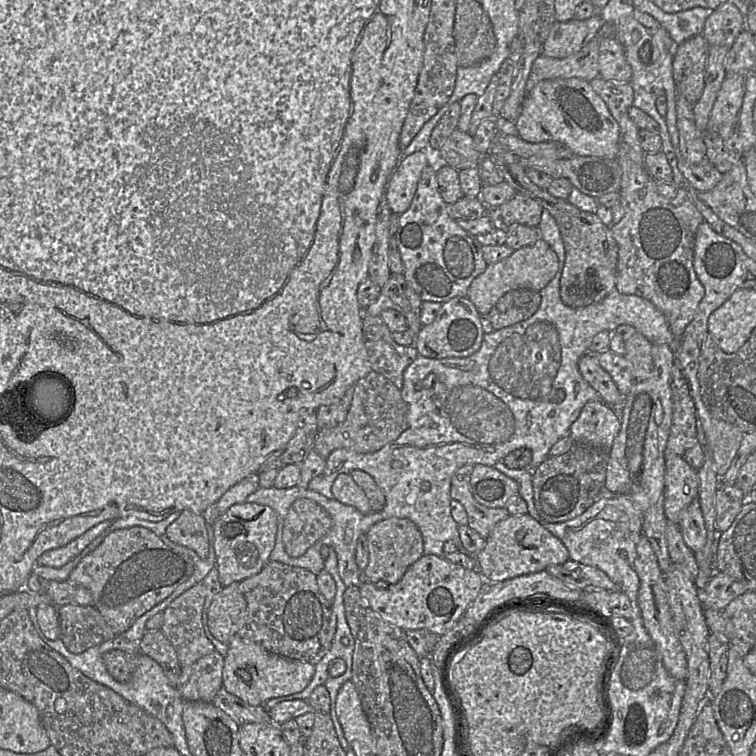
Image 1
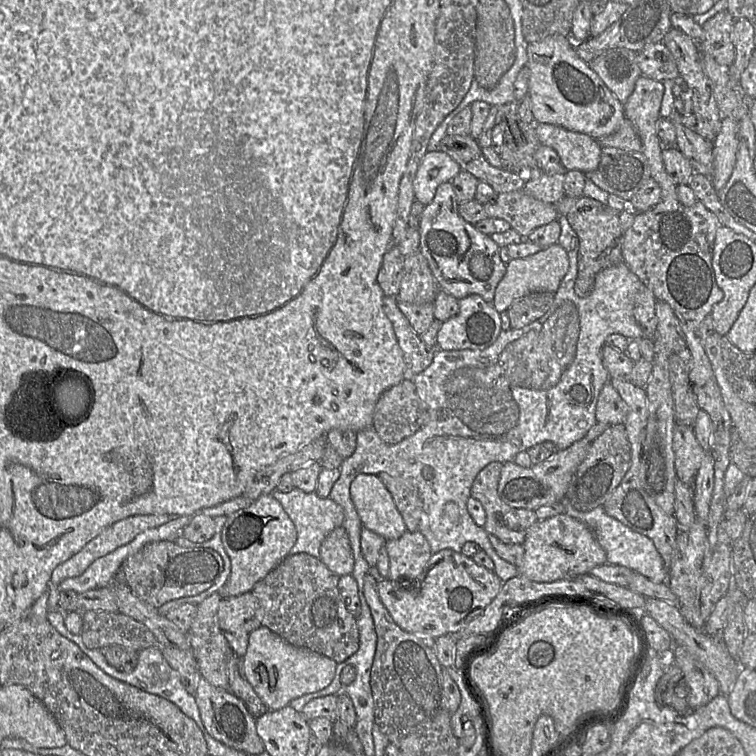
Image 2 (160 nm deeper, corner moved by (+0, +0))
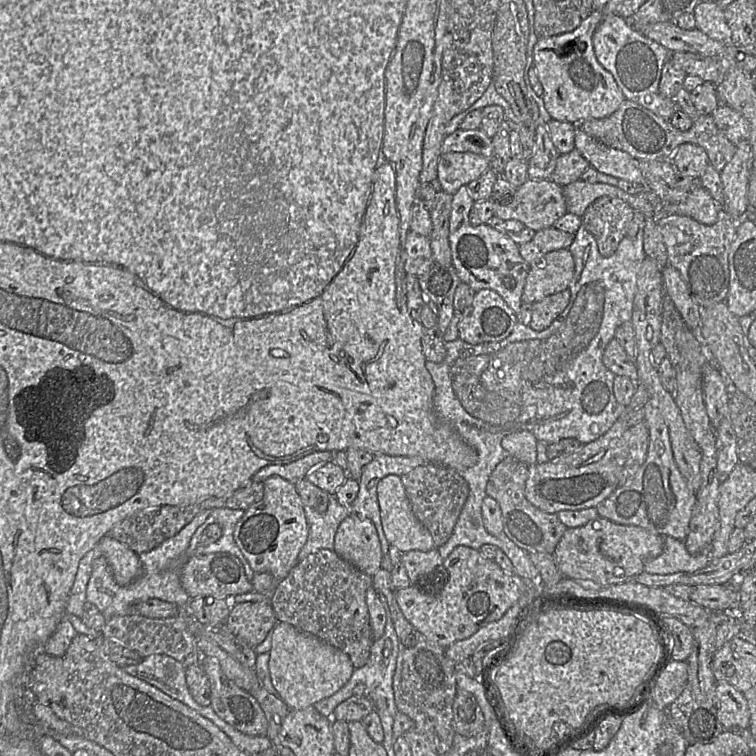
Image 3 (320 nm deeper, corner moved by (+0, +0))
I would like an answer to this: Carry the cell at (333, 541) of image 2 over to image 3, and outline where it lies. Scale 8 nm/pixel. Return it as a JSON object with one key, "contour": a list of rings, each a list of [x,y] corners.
{"contour":[[[350,513],[339,525],[333,550],[346,562],[367,575],[381,569],[381,542],[375,524]]]}

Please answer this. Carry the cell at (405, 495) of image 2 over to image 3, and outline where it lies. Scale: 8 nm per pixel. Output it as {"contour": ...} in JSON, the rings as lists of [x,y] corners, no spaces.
{"contour":[[[430,462],[400,477],[413,513],[430,532],[435,546],[443,545],[452,535],[468,498],[469,486],[466,480],[455,469]]]}

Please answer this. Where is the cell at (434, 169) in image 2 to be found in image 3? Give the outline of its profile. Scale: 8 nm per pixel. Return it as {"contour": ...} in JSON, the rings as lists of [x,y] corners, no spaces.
{"contour":[[[448,152],[442,153],[439,158],[437,176],[442,189],[453,195],[460,187],[476,180],[490,168],[491,158],[473,152]]]}

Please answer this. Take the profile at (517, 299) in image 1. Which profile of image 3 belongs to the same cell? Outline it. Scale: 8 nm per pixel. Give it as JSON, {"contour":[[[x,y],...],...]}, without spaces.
{"contour":[[[564,290],[545,297],[531,304],[529,326],[533,330],[547,329],[553,321],[565,310],[570,301],[570,291]]]}

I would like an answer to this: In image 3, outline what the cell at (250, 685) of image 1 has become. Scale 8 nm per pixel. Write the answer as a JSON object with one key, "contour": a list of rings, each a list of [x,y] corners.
{"contour":[[[277,622],[271,631],[269,655],[272,687],[291,711],[305,709],[332,696],[346,685],[355,670],[346,653],[284,622]]]}

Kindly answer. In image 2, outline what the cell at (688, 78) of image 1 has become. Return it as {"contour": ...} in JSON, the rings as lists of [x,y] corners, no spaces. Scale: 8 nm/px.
{"contour":[[[725,9],[702,24],[704,35],[697,43],[699,50],[712,56],[722,66],[730,66],[735,60],[735,47],[731,38],[735,21]]]}

